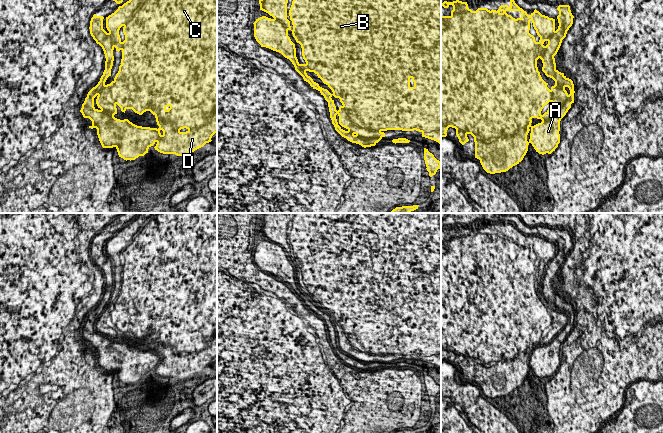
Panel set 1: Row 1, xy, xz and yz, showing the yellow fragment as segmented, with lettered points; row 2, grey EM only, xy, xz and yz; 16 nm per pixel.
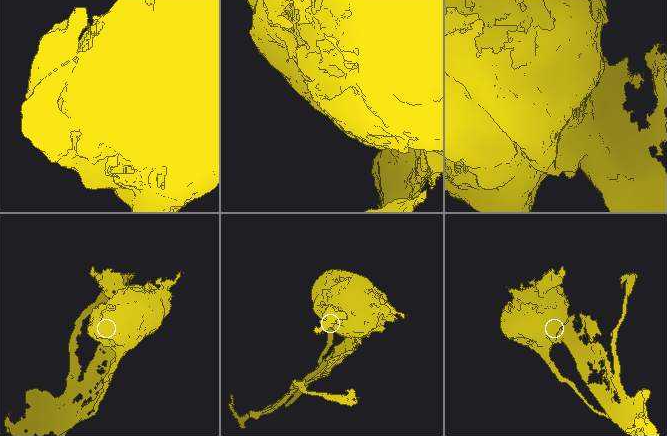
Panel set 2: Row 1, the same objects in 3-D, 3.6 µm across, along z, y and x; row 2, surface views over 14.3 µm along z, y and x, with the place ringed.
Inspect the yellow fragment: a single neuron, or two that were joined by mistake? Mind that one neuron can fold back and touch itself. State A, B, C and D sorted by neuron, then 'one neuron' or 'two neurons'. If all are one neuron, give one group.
A / B C D | two neurons

